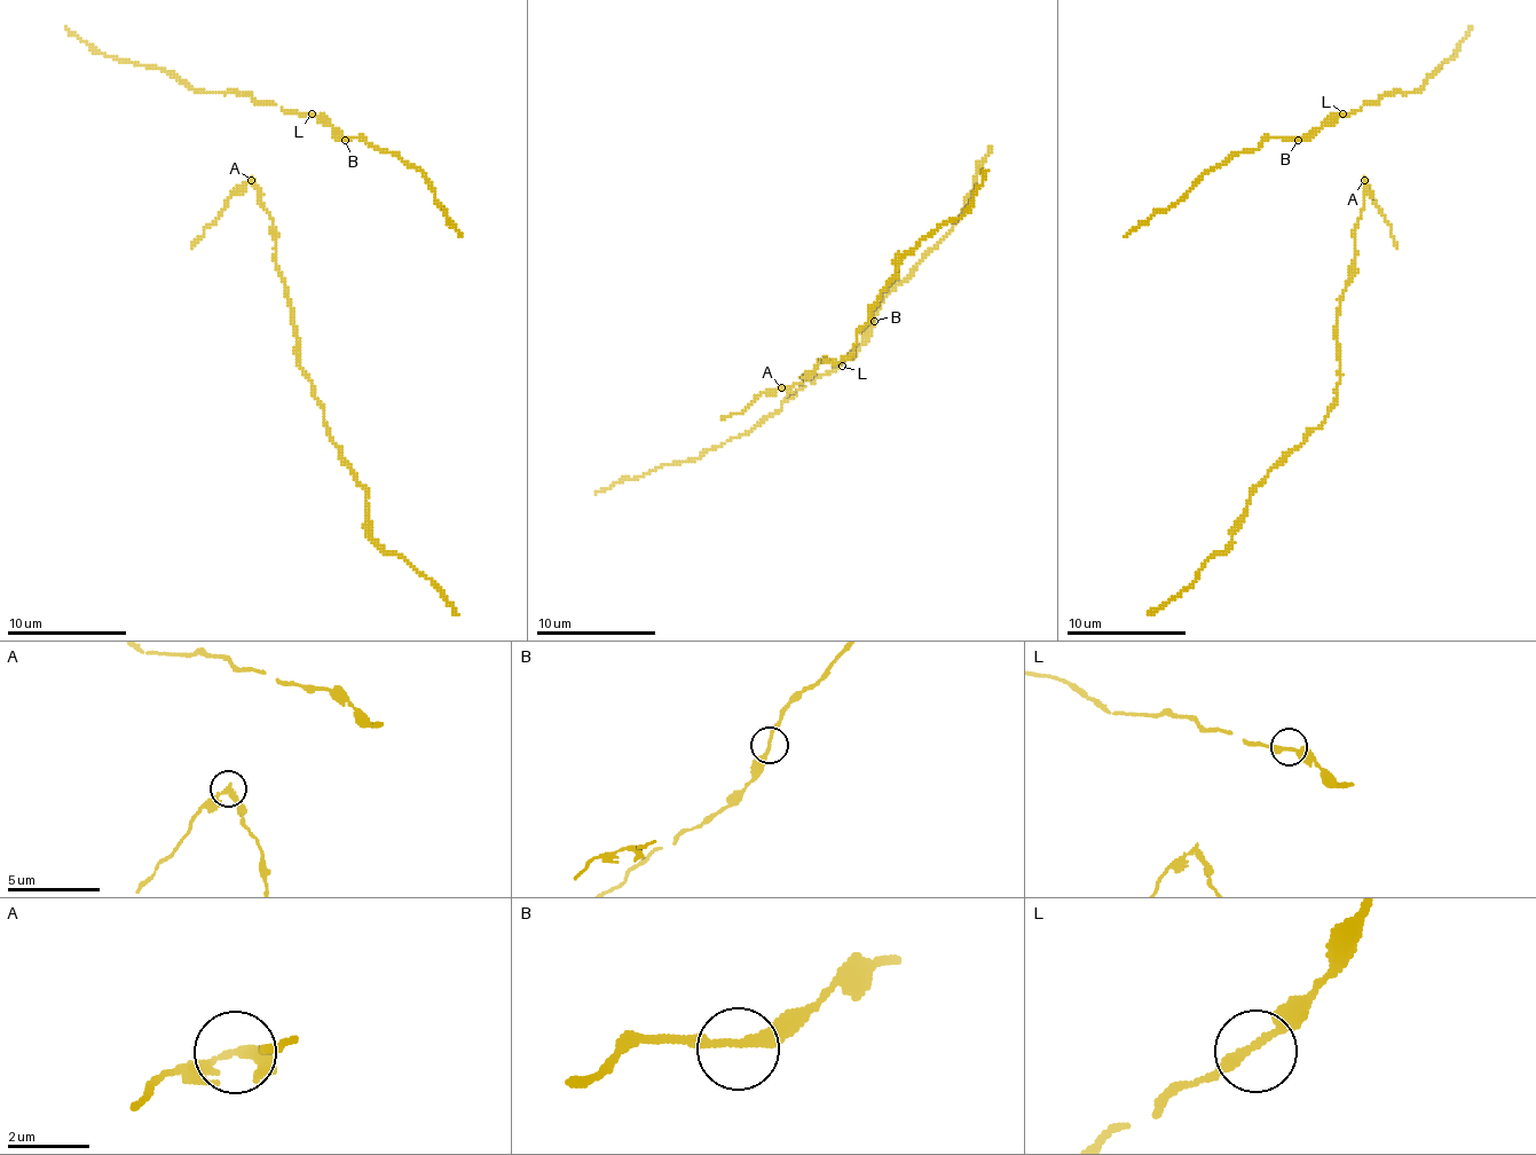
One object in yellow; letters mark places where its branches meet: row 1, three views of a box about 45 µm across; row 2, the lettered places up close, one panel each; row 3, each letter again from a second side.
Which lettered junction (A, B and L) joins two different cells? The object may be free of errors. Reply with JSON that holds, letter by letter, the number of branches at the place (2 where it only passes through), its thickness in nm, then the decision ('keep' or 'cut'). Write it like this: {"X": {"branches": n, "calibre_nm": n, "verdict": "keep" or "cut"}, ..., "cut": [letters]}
{"A": {"branches": 2, "calibre_nm": 240, "verdict": "cut"}, "B": {"branches": 2, "calibre_nm": 220, "verdict": "keep"}, "L": {"branches": 2, "calibre_nm": 240, "verdict": "keep"}, "cut": ["A"]}

